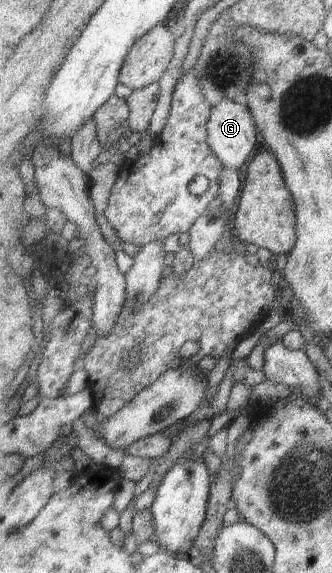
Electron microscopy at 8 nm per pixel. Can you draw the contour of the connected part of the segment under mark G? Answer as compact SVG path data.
M232 99L222 100L213 108L207 131L209 132L209 145L226 167L240 170L256 154L260 132L254 124L254 115L243 103Z

